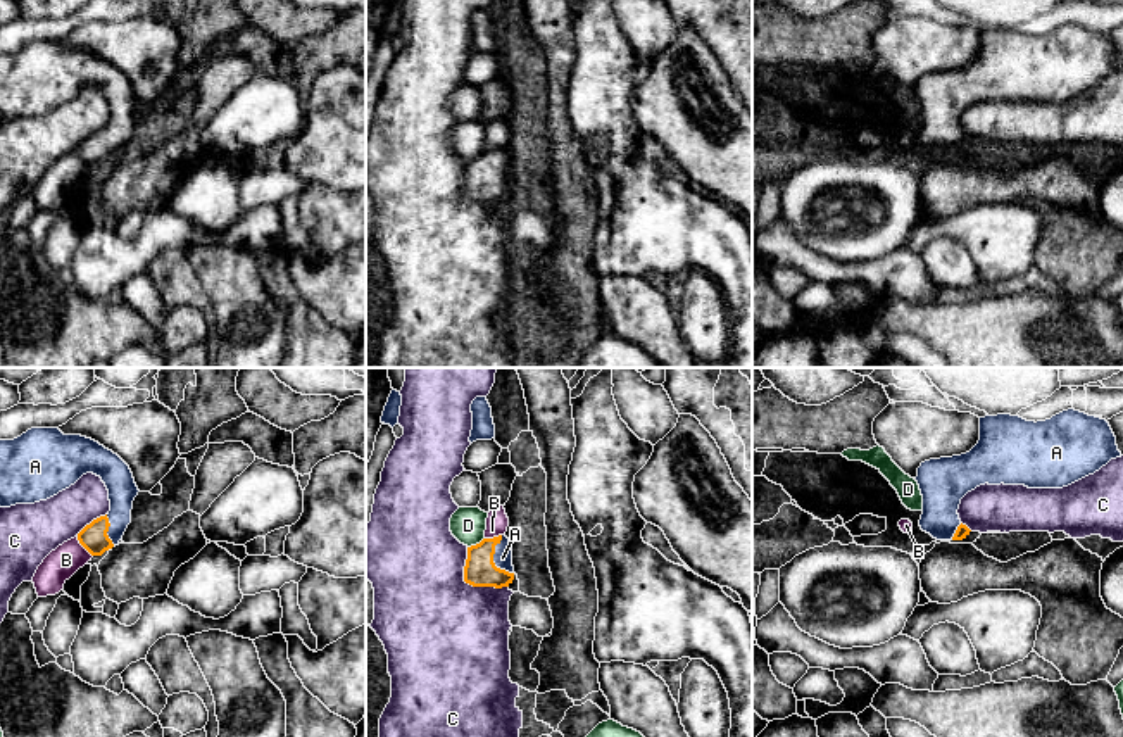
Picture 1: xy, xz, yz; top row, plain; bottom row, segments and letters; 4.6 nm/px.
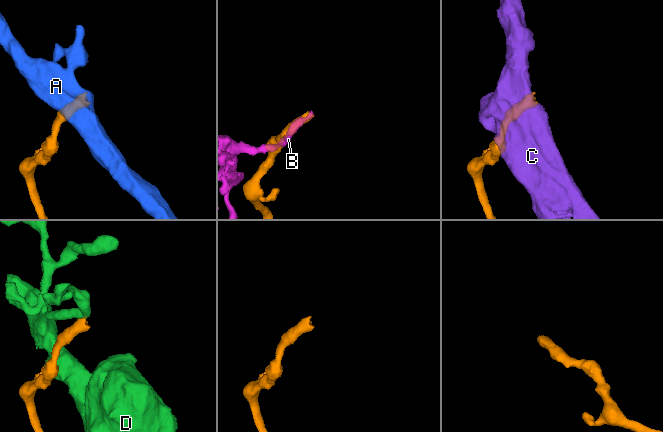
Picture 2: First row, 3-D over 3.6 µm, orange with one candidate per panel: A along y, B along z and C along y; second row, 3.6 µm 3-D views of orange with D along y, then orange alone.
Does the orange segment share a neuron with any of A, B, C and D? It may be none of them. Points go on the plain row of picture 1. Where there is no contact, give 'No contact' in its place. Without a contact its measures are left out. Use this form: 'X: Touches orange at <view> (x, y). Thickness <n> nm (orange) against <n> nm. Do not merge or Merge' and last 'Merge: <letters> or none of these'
A: Touches orange at xz (492, 173). Thickness 150 nm (orange) against 90 nm. Merge
B: Touches orange at xy (83, 159). Thickness 130 nm (orange) against 150 nm. Do not merge
C: Touches orange at xz (470, 197). Thickness 150 nm (orange) against 500 nm. Do not merge
D: Touches orange at xz (476, 157). Thickness 150 nm (orange) against 170 nm. Do not merge
Merge: A

